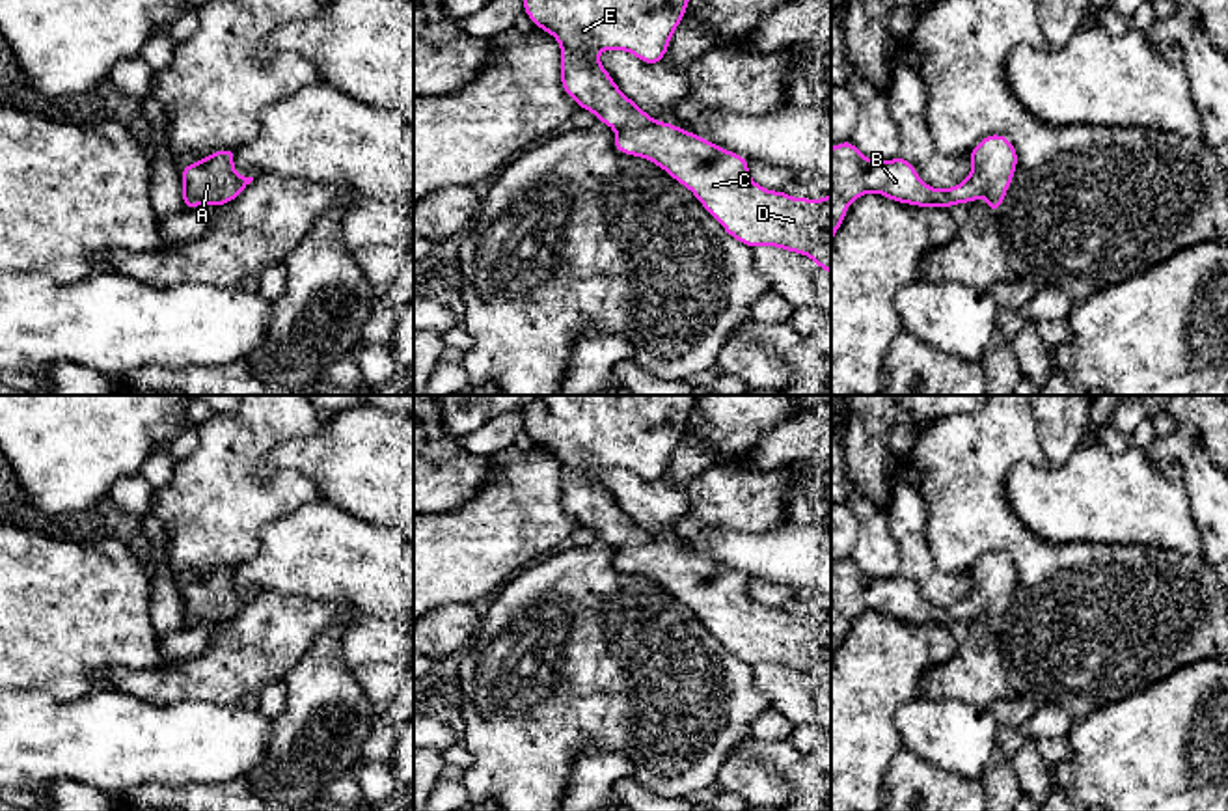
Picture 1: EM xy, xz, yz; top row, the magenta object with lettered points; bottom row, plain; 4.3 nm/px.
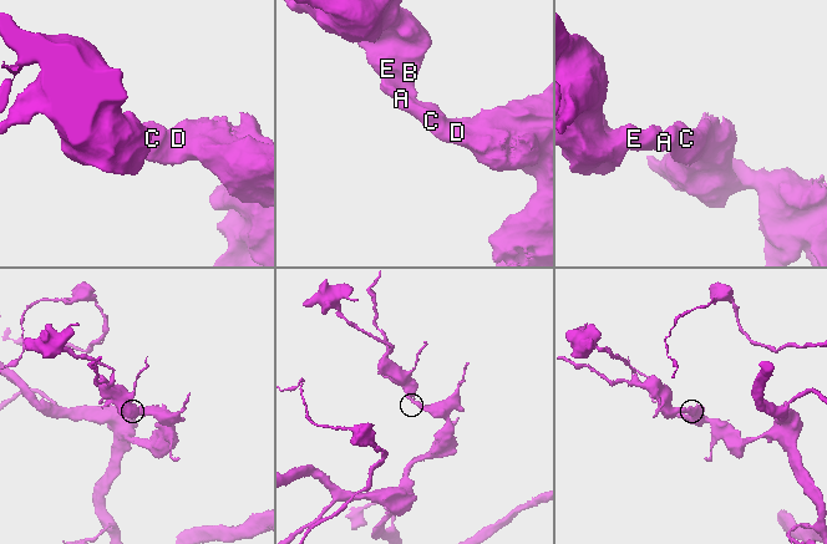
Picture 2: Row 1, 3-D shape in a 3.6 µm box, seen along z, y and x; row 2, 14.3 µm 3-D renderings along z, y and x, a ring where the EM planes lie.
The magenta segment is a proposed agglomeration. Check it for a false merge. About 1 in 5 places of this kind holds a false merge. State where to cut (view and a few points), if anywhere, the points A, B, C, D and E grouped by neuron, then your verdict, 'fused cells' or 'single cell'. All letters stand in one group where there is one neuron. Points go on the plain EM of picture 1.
no cut | A B C D E | single cell

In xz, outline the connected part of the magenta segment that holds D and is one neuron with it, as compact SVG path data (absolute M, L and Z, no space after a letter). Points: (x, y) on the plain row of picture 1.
M539 395L535 403L522 408L524 431L537 446L553 453L561 464L561 503L581 528L593 529L600 541L615 546L613 563L622 572L647 576L684 602L710 634L738 660L757 664L775 664L786 669L811 675L822 688L831 692L831 613L822 612L820 619L794 615L786 610L768 608L749 595L749 578L710 557L688 550L673 541L652 537L630 515L626 515L606 485L600 481L602 468L626 468L641 479L654 483L665 475L671 453L682 440L697 395Z

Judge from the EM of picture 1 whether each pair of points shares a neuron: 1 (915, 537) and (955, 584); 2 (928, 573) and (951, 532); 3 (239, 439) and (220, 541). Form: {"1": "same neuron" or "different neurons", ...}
{"1": "same neuron", "2": "different neurons", "3": "same neuron"}

